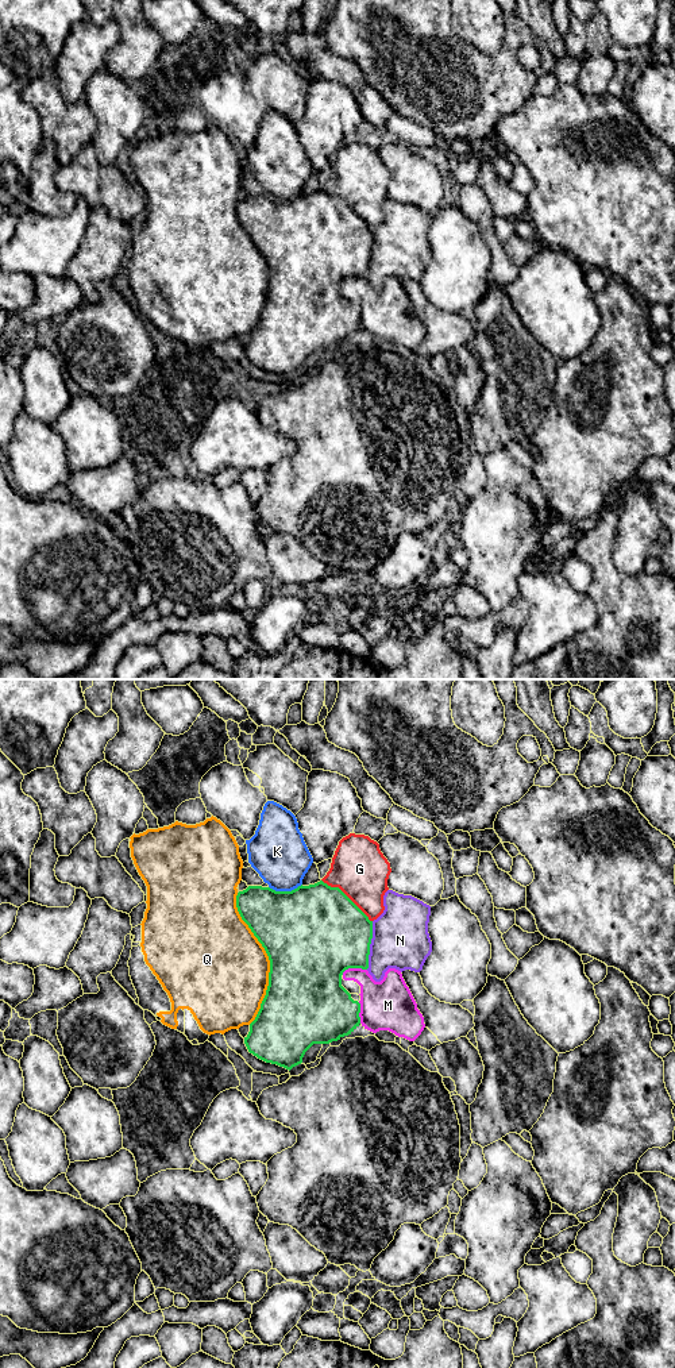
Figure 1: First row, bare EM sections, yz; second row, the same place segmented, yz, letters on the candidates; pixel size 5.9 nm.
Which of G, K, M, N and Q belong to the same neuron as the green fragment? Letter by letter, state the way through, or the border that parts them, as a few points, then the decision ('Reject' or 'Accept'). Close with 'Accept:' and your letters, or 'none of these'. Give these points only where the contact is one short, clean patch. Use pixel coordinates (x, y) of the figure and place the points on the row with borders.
G: Reject
K: Reject
M: Reject
N: Reject
Q: Reject
Accept: none of these

